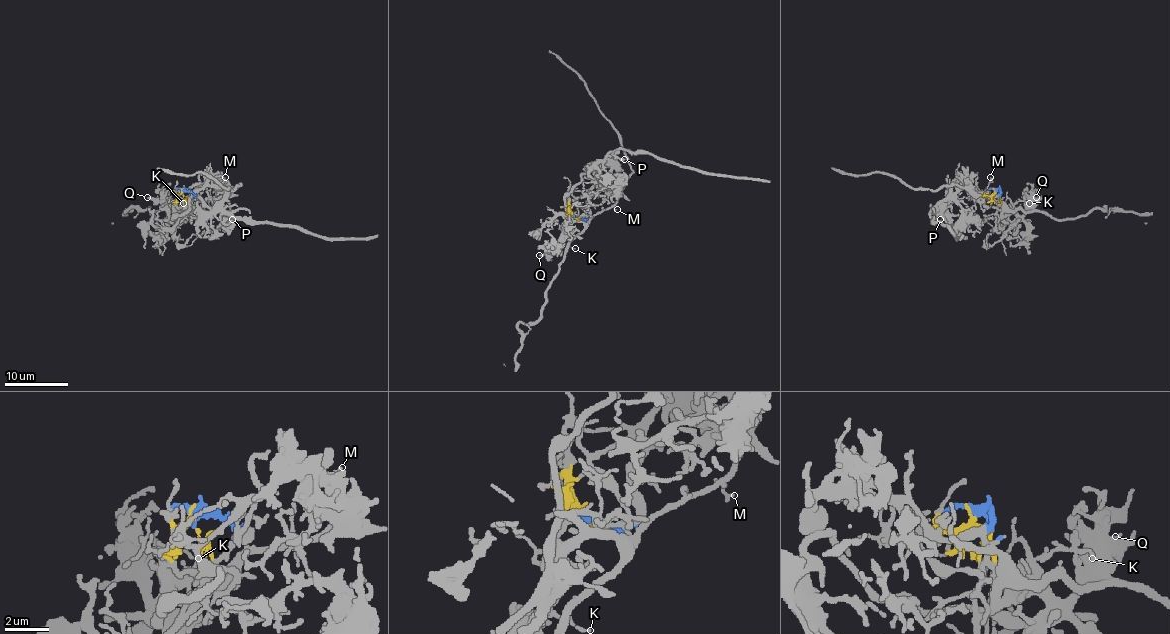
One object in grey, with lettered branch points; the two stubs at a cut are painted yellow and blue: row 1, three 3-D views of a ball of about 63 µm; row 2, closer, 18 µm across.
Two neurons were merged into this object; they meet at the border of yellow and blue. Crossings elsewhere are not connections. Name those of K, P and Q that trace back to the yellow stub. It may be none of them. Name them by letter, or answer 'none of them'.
K, Q

